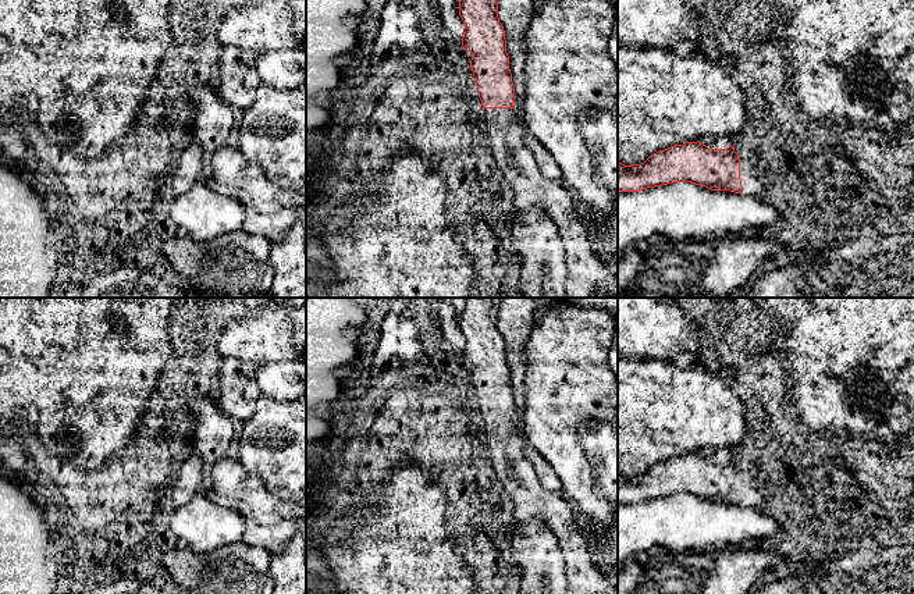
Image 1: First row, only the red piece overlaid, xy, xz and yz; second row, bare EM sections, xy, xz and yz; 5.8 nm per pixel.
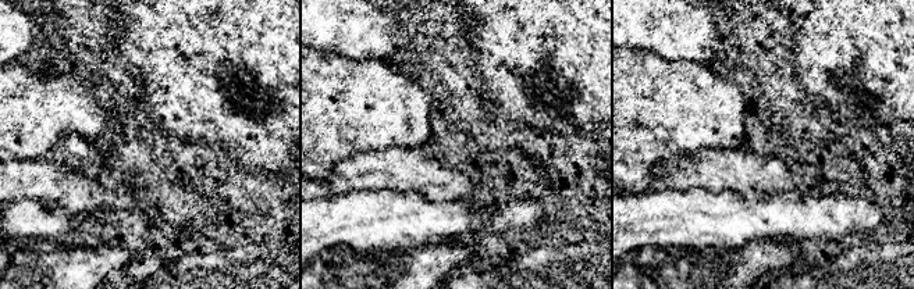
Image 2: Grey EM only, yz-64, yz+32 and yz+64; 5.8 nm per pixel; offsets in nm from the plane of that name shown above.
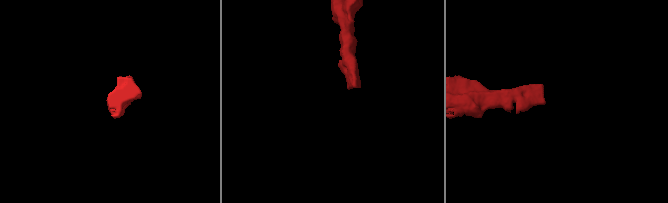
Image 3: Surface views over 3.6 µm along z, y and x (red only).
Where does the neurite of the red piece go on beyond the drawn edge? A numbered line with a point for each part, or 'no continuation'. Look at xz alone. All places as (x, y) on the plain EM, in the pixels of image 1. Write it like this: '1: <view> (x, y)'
1: xz (530, 498)

